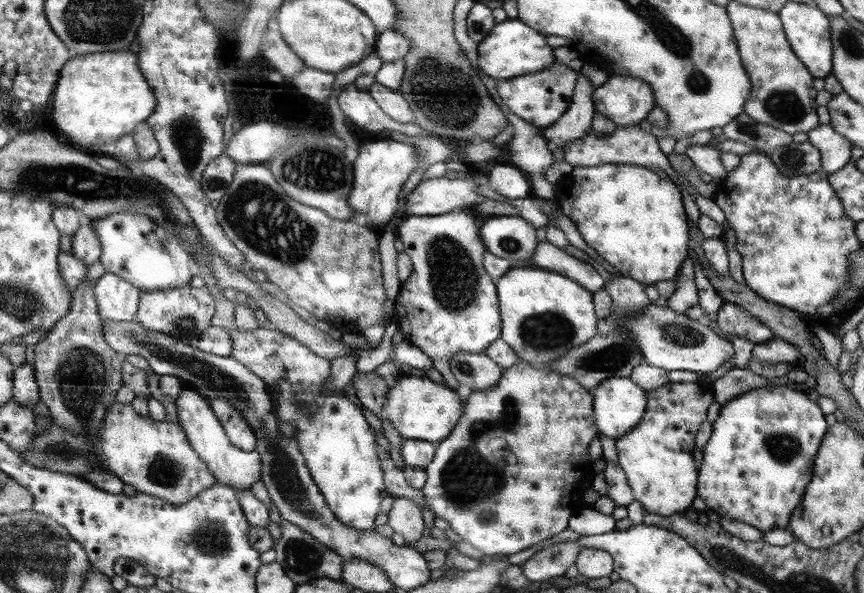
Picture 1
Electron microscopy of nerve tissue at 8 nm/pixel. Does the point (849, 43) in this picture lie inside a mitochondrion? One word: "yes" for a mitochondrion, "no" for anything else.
yes

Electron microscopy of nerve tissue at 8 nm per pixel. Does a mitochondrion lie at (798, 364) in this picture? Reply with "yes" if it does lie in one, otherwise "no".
no

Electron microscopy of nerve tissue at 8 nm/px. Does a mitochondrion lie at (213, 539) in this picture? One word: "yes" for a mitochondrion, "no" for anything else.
yes

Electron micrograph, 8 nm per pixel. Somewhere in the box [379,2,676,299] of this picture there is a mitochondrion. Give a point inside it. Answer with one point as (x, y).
(429, 67)

